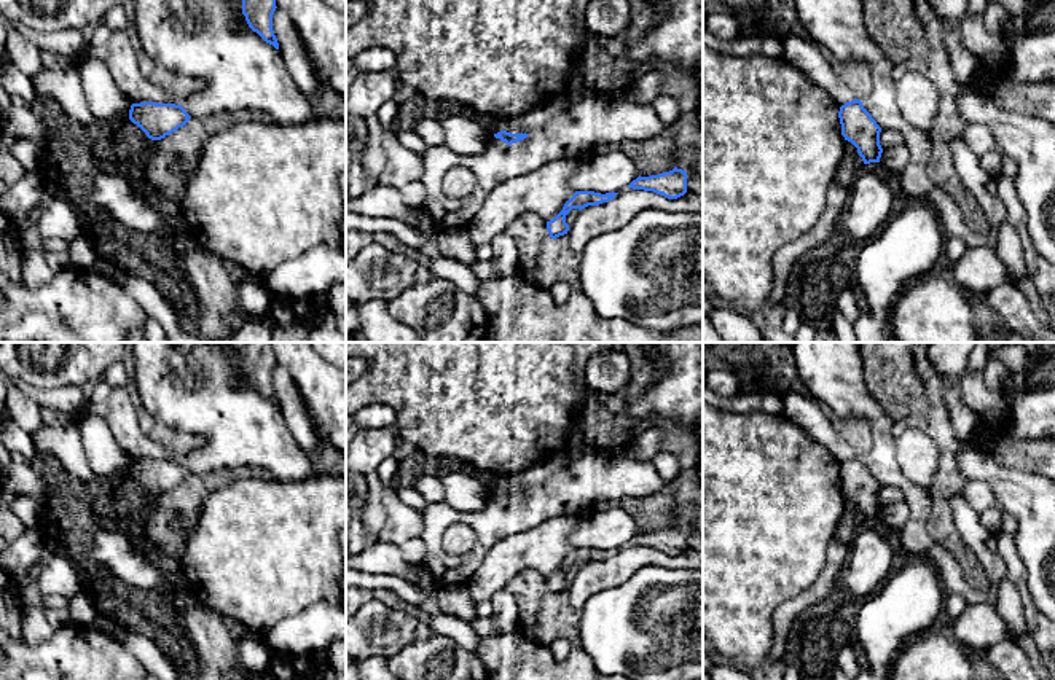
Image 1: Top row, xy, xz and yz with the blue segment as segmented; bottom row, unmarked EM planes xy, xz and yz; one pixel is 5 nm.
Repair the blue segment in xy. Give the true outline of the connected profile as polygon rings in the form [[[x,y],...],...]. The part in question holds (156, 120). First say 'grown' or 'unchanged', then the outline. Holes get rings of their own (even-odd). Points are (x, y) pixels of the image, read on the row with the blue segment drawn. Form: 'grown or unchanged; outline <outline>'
unchanged; outline [[[140,102],[129,110],[129,119],[151,140],[161,140],[183,127],[190,118],[185,108],[175,104]]]

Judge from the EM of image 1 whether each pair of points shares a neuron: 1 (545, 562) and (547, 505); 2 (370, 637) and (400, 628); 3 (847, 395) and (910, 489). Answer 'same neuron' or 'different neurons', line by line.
1: different neurons
2: same neuron
3: same neuron

